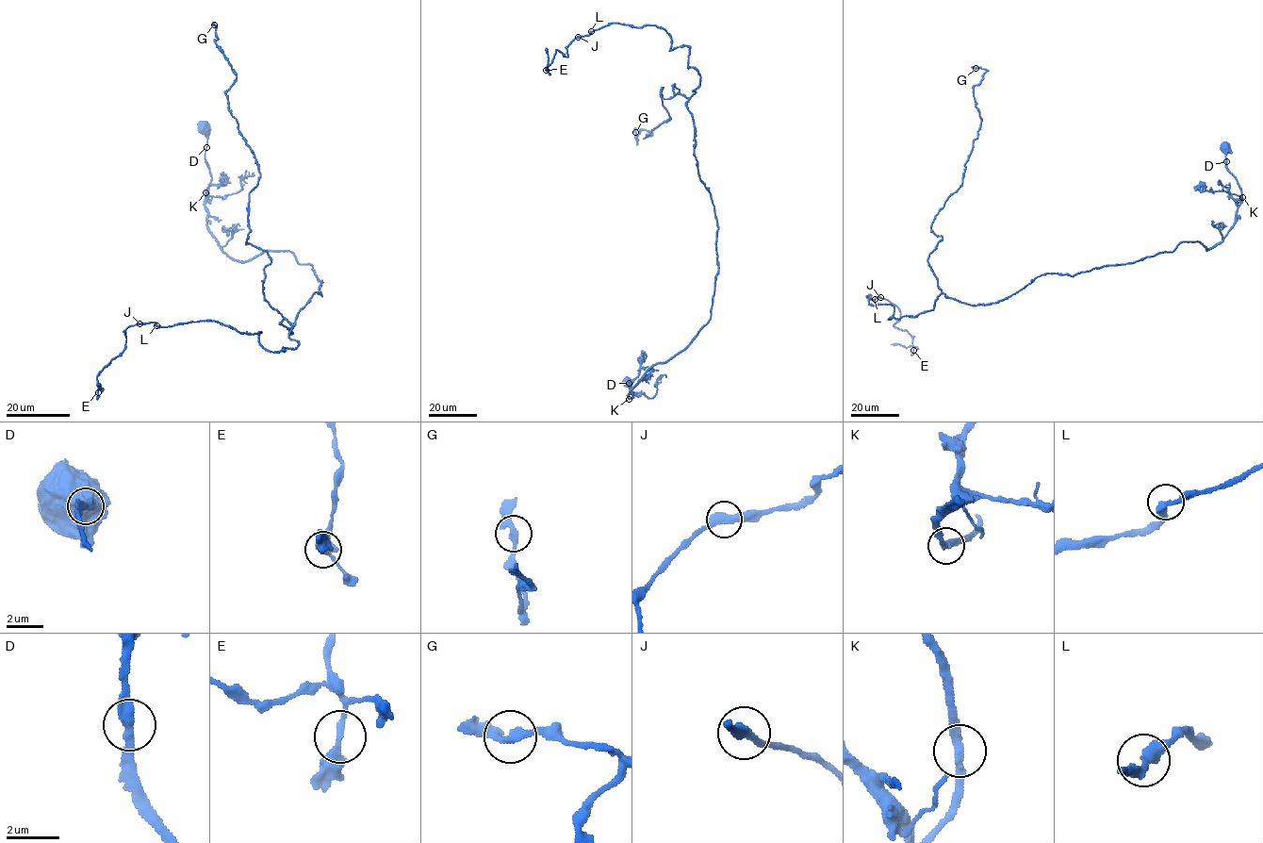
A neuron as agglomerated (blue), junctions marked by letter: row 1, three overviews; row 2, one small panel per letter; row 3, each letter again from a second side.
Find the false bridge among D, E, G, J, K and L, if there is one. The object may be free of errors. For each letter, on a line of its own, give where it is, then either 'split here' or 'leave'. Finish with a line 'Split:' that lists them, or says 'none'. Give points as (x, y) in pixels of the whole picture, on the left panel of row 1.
D: place (206, 147); leave
E: place (98, 392); leave
G: place (214, 24); leave
J: place (139, 323); leave
K: place (205, 192); leave
L: place (156, 325); leave
Split: none

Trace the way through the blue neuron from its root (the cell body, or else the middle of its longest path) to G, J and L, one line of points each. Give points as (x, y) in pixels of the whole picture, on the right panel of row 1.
G: (1223, 146), (1241, 203), (1212, 248), (1181, 241), (963, 304), (928, 256), (977, 138), (976, 68)
J: (1223, 146), (1241, 203), (1209, 250), (1045, 273), (987, 305), (942, 293), (914, 317), (880, 297)
L: (1223, 146), (1241, 203), (1209, 250), (1045, 273), (987, 305), (942, 293), (914, 317), (875, 299)

